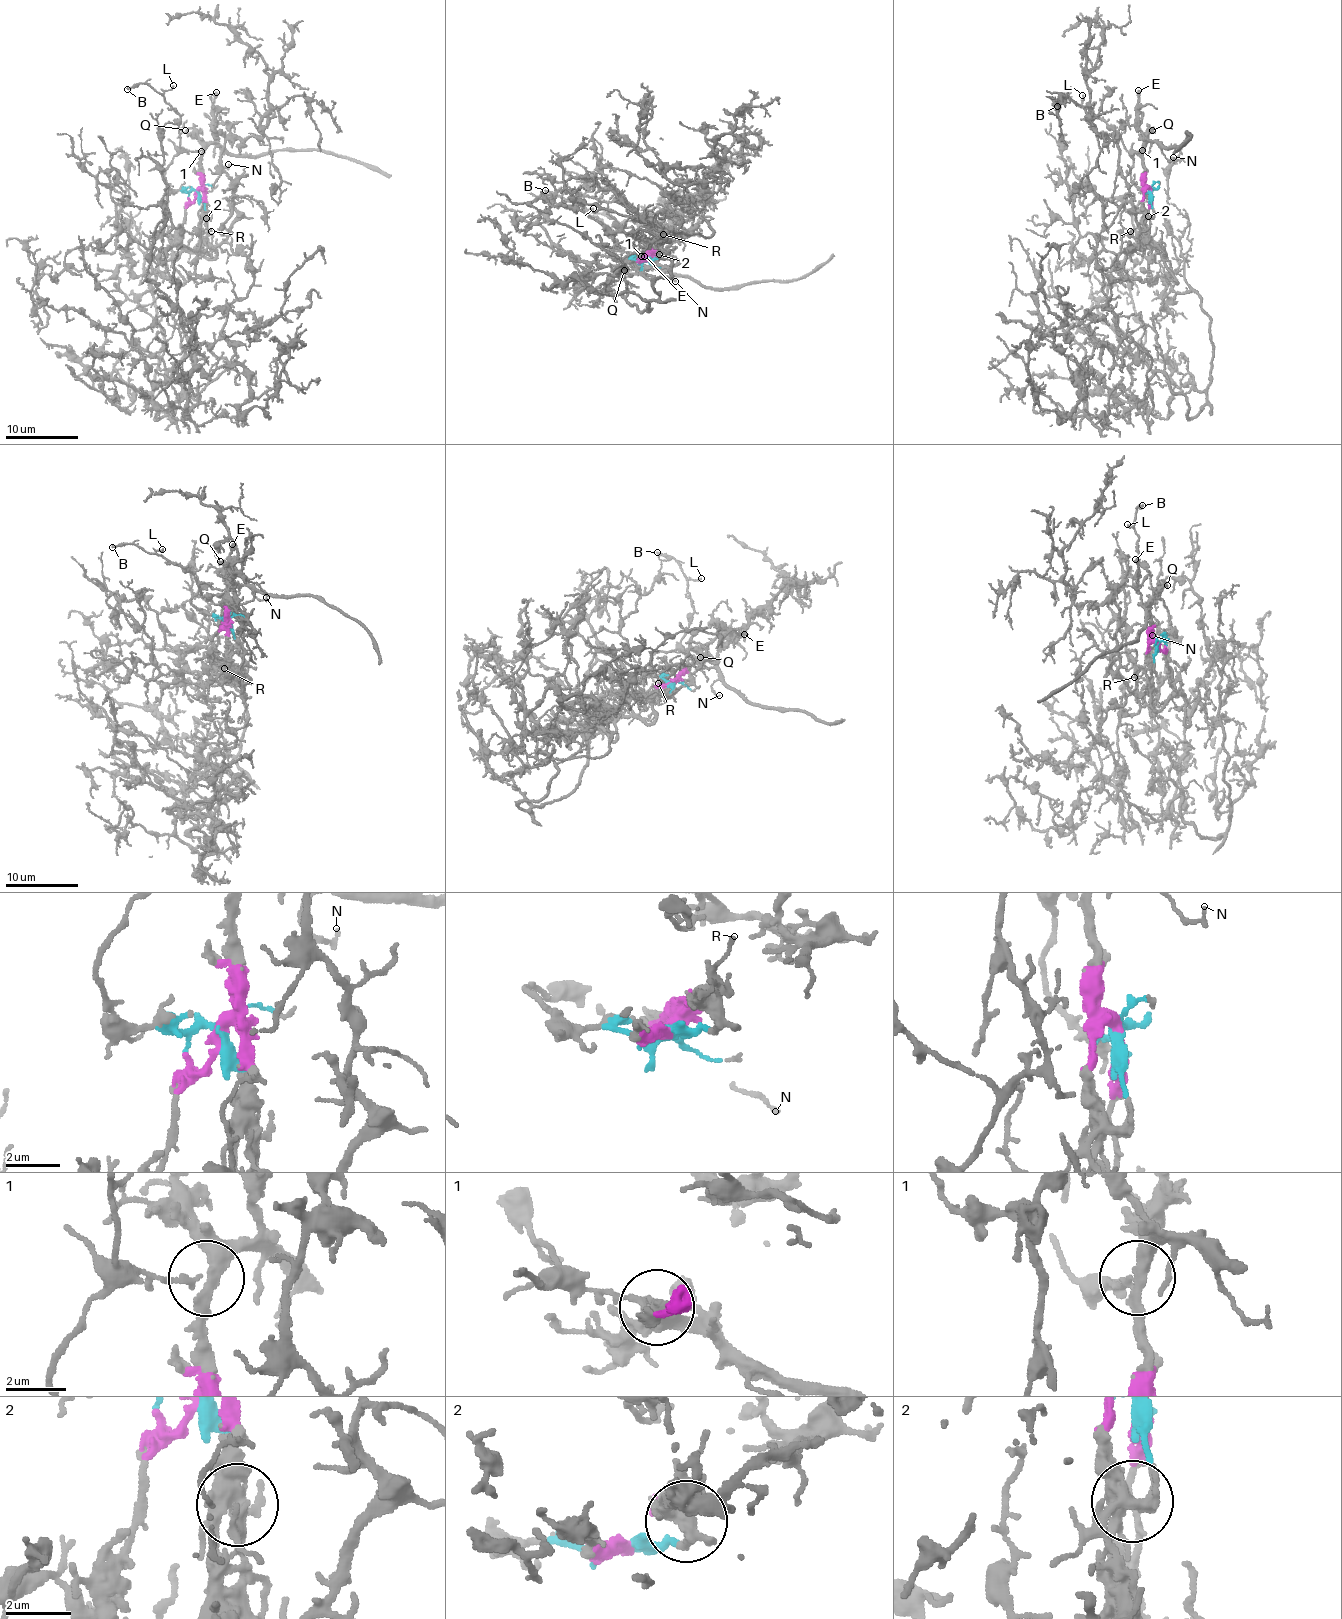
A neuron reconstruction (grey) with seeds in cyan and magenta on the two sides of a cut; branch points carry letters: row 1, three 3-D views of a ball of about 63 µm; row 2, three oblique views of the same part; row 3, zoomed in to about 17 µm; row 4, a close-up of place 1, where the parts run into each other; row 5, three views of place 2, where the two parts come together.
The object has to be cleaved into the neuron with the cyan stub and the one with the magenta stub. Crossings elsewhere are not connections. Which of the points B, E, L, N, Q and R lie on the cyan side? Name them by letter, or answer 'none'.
B, L, R

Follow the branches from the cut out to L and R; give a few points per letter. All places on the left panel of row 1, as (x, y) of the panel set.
L: (198, 191), (172, 189), (166, 181), (167, 166), (179, 144), (180, 118), (164, 96), (174, 85)
R: (198, 191), (206, 226), (211, 231)

